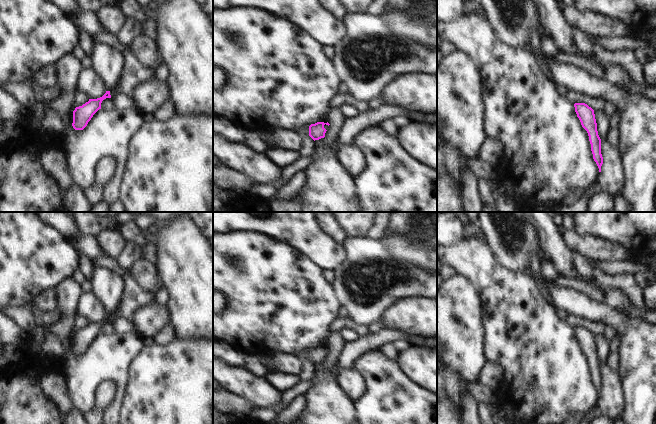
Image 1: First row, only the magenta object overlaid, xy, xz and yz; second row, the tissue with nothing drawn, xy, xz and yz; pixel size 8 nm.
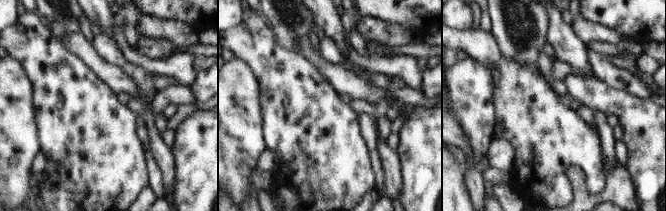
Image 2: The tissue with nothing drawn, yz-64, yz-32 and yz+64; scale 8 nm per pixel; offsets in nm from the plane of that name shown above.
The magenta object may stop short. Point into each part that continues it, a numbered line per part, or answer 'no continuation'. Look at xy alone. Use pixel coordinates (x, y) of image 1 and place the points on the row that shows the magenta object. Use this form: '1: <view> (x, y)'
1: xy (133, 74)

